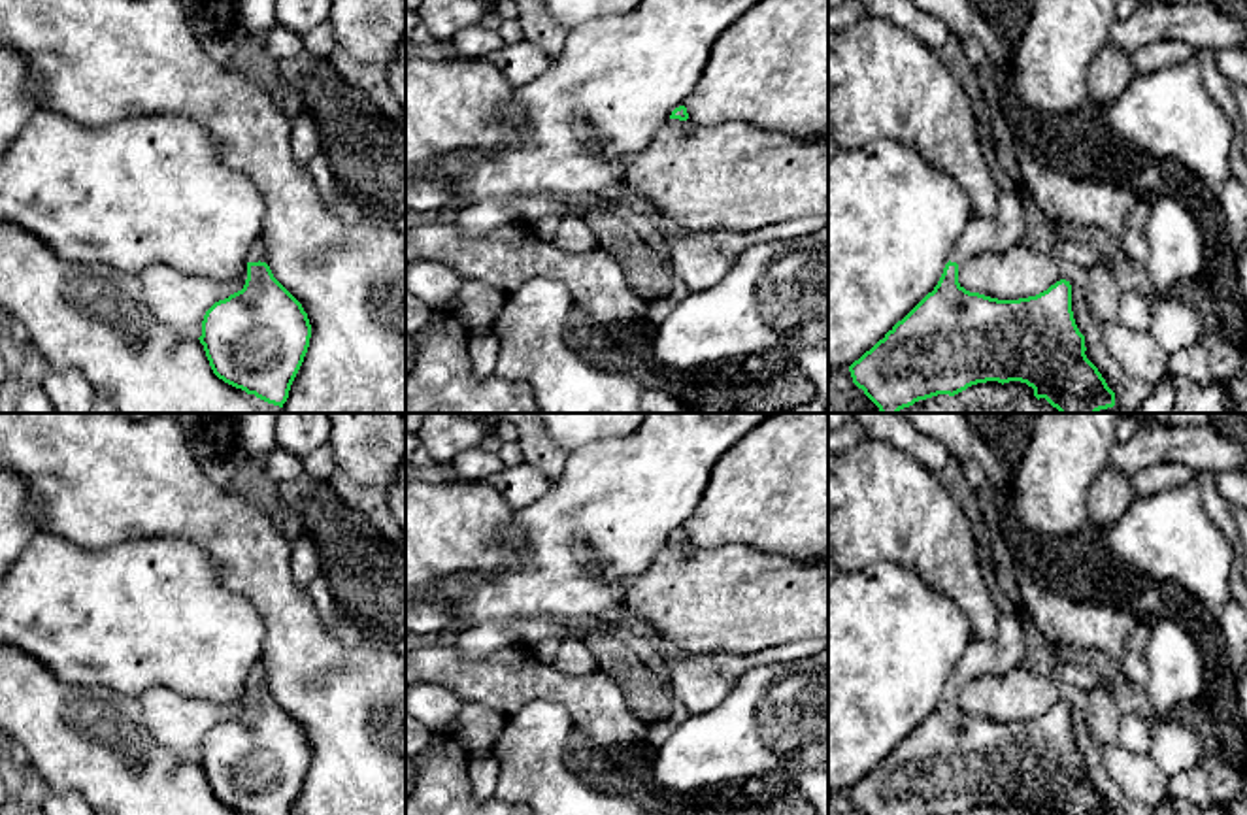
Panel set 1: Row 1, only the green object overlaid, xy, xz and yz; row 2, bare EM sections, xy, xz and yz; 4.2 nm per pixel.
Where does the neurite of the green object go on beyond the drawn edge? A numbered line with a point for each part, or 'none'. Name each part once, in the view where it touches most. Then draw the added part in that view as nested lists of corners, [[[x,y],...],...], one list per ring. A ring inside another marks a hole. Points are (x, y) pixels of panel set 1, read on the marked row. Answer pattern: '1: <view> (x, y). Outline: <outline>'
1: xy (257, 251). Outline: [[[260,238],[258,241],[255,241],[251,245],[251,251],[249,251],[249,257],[247,257],[247,262],[266,262],[266,243],[264,243],[264,238]]]

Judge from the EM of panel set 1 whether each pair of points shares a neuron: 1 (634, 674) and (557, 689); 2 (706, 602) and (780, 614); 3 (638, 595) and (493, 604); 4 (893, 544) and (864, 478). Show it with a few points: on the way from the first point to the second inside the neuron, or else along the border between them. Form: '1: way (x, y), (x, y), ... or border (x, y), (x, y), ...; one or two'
1: border (606, 674), (617, 683), (625, 704), (636, 715); two
2: way (725, 602), (761, 602); one
3: border (651, 563), (623, 582), (623, 602), (619, 606); two
4: way (893, 527), (893, 515), (874, 495); one

